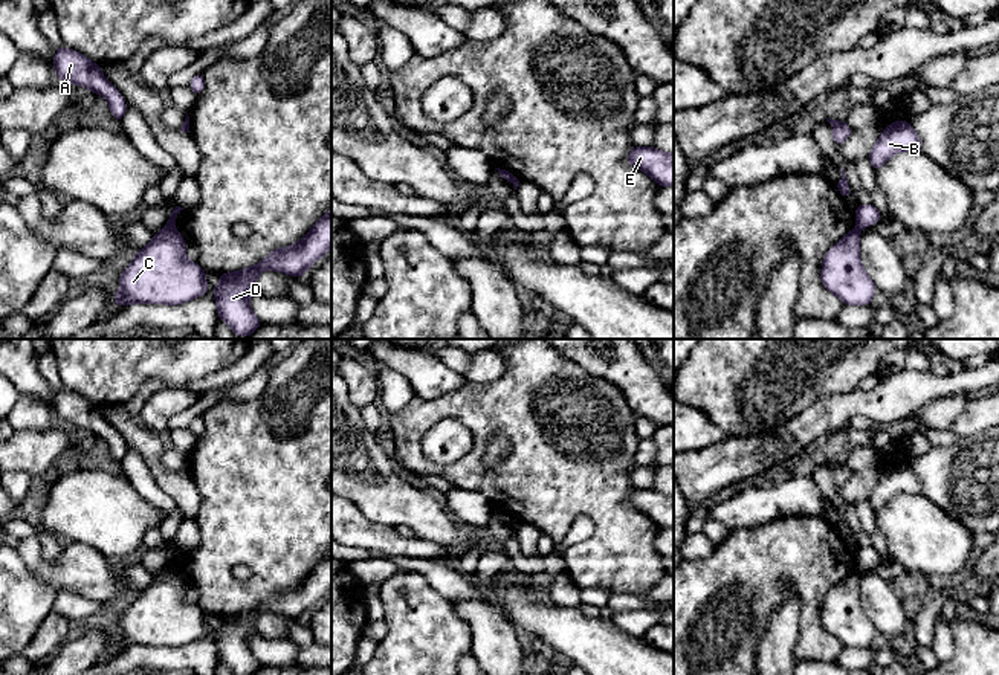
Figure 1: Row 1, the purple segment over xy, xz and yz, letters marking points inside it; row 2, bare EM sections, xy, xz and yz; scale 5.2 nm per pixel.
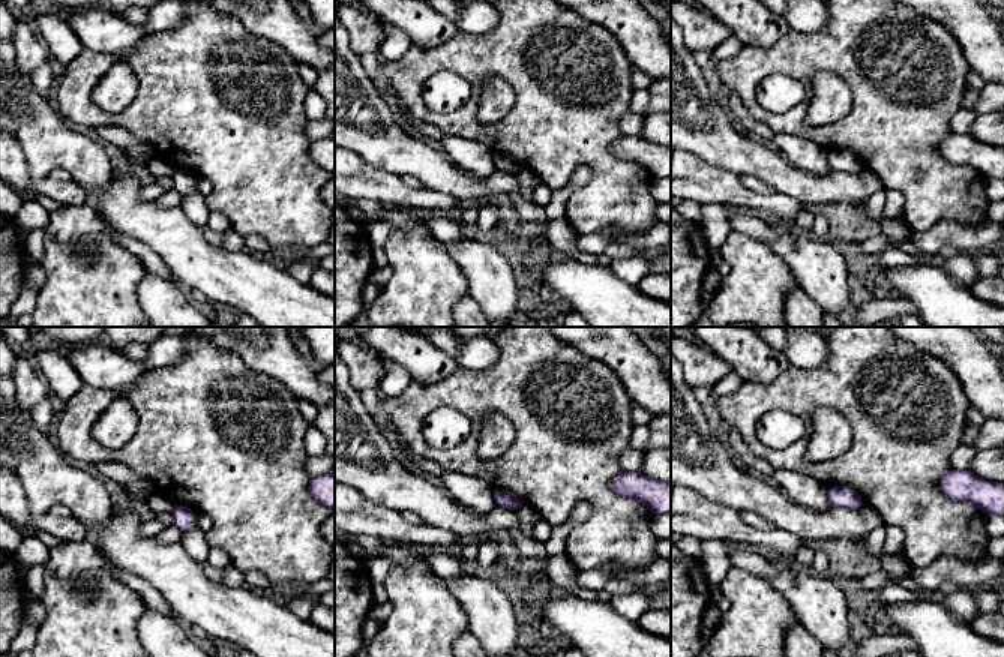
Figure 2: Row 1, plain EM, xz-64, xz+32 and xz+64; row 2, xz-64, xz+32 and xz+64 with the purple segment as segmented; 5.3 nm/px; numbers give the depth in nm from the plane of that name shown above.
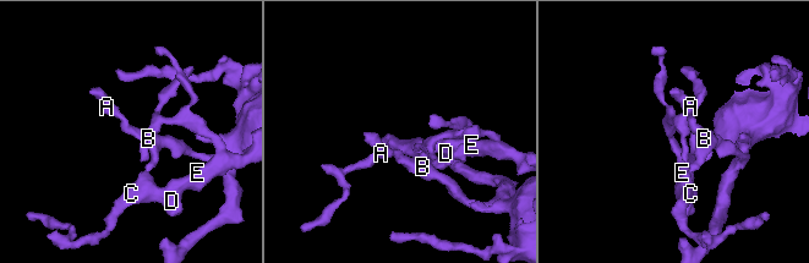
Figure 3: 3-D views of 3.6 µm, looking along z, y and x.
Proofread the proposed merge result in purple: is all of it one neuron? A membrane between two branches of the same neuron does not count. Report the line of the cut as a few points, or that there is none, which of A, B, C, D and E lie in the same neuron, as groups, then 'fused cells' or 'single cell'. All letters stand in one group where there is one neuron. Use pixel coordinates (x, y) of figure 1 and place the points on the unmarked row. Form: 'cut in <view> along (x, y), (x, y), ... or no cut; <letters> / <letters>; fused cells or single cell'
cut in xy along (168, 564), (171, 567); A B / C D E; fused cells

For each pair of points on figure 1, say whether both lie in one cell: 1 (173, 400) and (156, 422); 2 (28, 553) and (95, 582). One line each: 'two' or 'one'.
1: one
2: one

